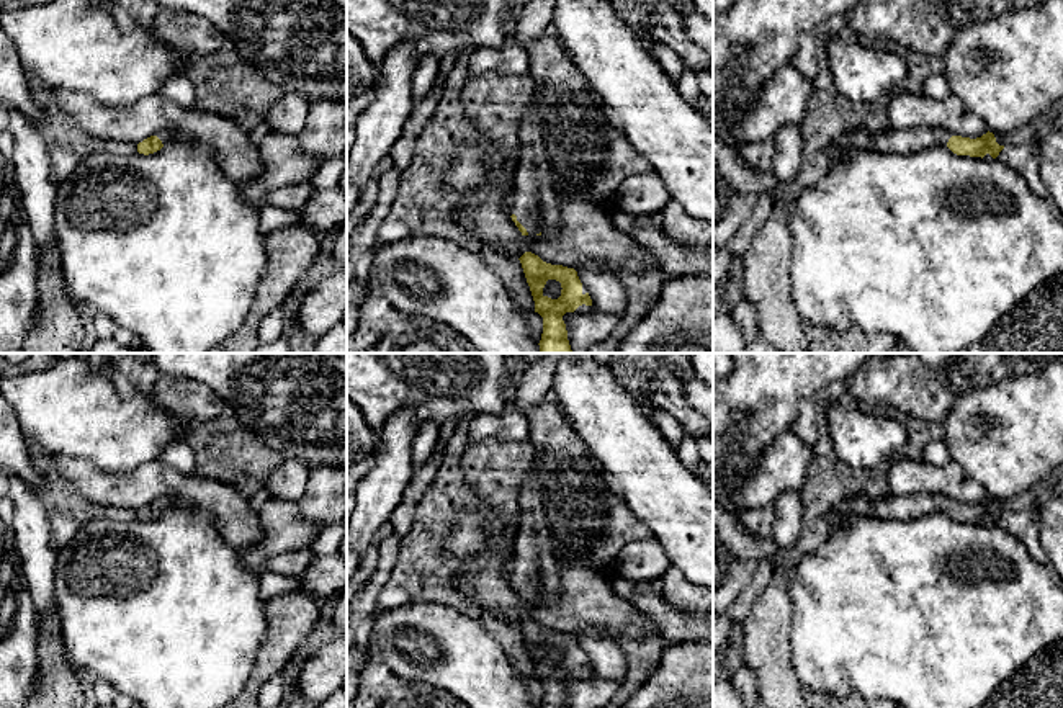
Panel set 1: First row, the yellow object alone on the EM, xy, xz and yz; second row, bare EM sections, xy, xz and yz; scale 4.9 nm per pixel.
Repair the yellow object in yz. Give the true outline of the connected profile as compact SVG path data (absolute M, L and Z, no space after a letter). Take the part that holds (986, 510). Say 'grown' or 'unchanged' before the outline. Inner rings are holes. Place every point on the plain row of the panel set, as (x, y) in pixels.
grown | M865 494L847 499L841 507L841 520L837 527L850 525L859 517L880 517L911 520L921 515L947 512L957 522L985 523L989 520L993 525L999 522L1004 512L996 509L993 499L981 504L970 505L955 502L947 495L913 494L913 495L888 495L886 499L873 500Z

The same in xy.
grown | M159 497L154 502L144 505L142 509L137 510L137 518L149 522L157 517L160 517L167 509L175 507L175 500L170 497Z

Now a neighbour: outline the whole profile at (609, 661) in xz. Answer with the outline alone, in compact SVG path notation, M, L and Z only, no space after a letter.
M576 633L574 636L595 675L607 680L625 679L628 674L628 659L613 634L592 638L585 633Z

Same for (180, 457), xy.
M173 443L162 450L159 459L183 476L196 474L195 453L188 443Z

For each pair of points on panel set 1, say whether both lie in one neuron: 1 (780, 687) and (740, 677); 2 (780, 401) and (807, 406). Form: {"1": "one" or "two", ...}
{"1": "two", "2": "two"}

